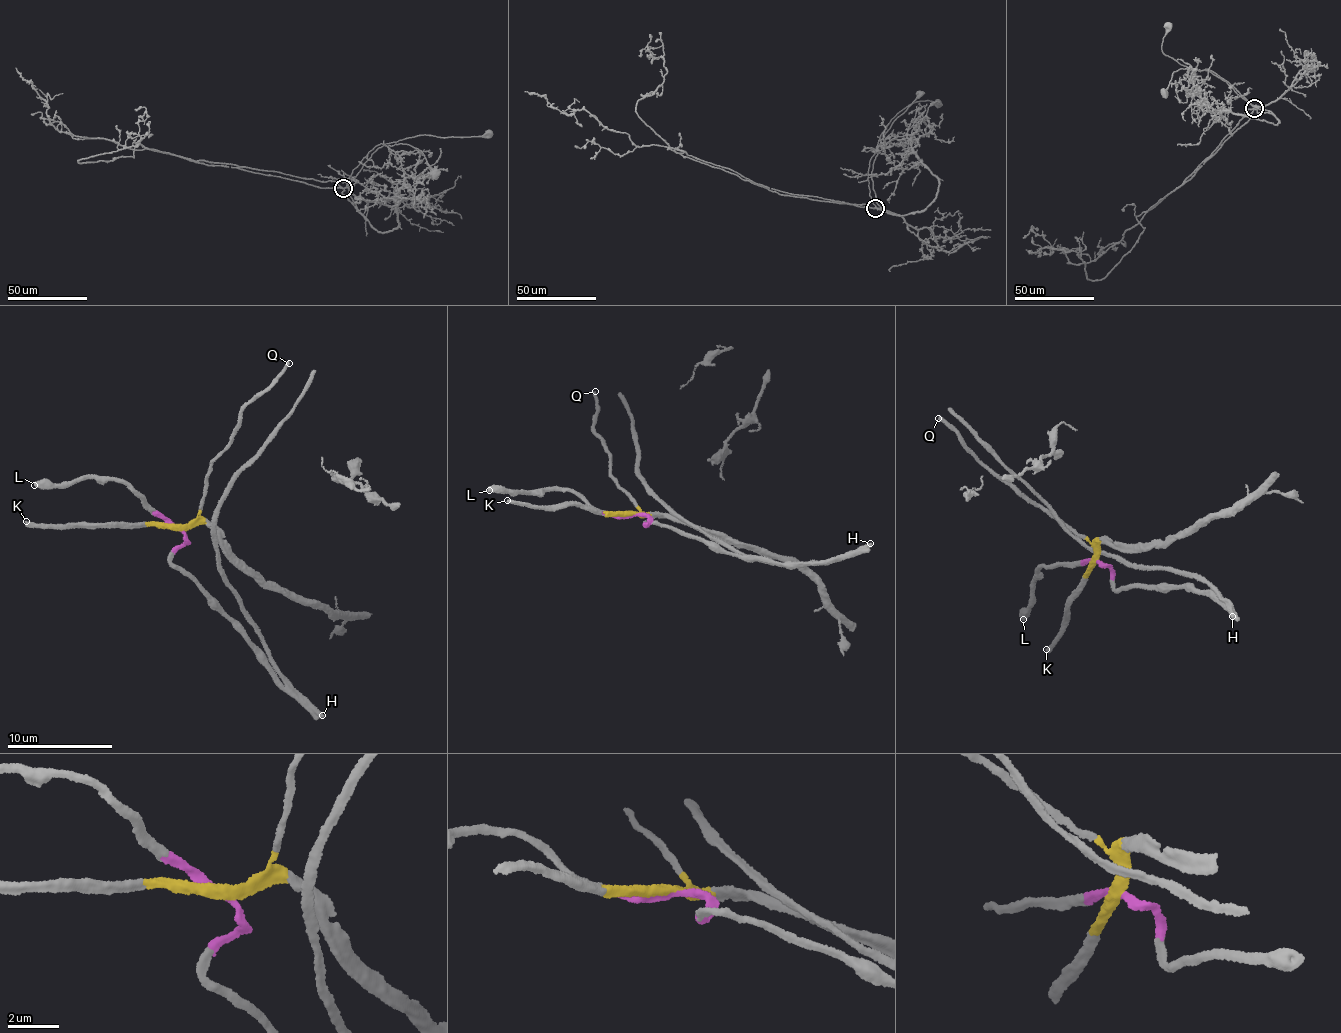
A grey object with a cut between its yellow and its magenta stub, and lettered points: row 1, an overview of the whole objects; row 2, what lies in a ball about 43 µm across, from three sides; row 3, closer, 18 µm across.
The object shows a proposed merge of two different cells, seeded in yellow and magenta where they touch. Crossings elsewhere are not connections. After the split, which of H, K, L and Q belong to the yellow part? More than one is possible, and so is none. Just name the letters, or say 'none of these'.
K, Q

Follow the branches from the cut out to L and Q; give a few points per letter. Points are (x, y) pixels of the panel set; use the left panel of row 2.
L: (179, 529), (167, 519), (144, 509), (133, 490), (111, 479), (80, 477), (67, 484), (42, 480), (35, 486)
Q: (176, 528), (198, 516), (211, 466), (229, 447), (244, 406), (275, 382), (290, 364)

